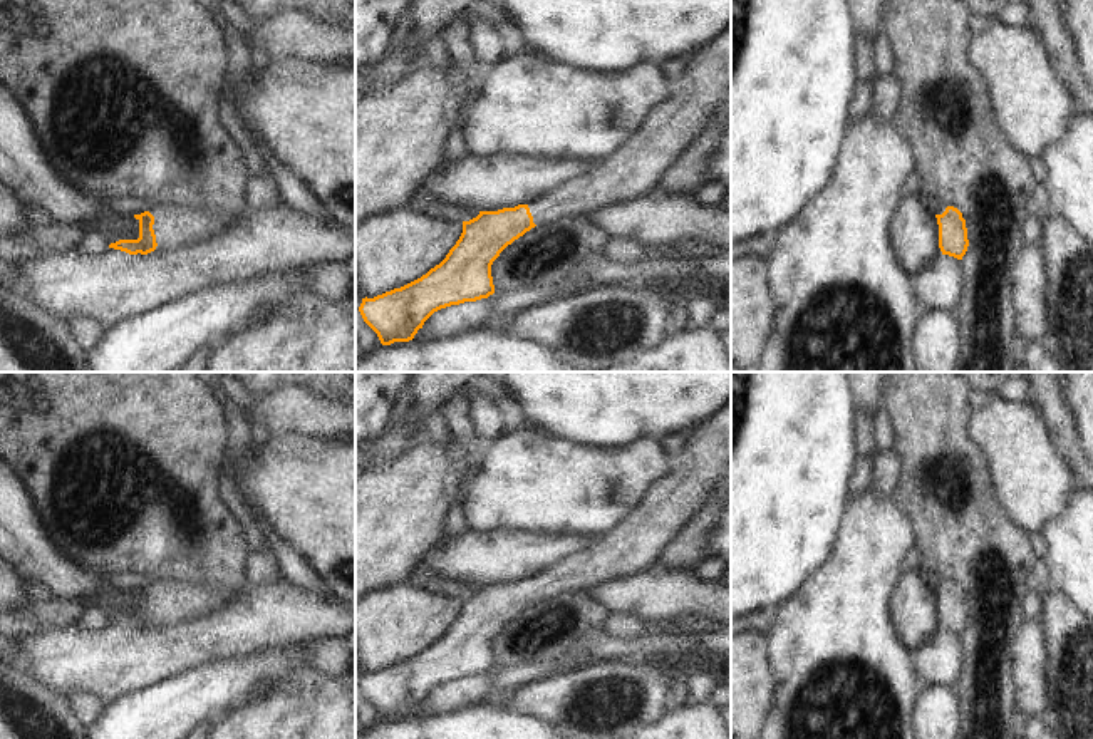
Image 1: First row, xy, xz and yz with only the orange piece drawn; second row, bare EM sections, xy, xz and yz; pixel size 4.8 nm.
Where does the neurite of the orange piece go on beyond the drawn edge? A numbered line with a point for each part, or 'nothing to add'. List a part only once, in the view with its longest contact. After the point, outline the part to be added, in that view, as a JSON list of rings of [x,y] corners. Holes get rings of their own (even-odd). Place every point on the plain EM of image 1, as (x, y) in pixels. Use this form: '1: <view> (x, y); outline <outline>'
1: xy (175, 604); outline [[[154,580],[149,588],[154,592],[156,625],[151,628],[174,627],[210,612],[215,612],[236,598],[240,590],[223,593],[213,588],[199,588],[183,583]]]

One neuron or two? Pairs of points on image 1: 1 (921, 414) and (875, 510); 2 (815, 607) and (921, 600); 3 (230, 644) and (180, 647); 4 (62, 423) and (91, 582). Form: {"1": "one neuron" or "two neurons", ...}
{"1": "two neurons", "2": "two neurons", "3": "one neuron", "4": "two neurons"}

